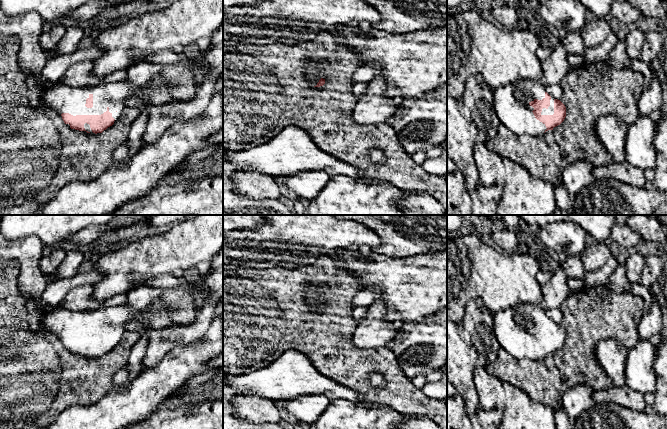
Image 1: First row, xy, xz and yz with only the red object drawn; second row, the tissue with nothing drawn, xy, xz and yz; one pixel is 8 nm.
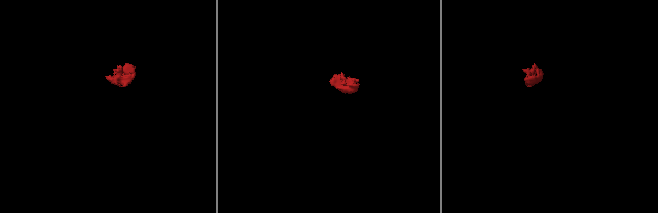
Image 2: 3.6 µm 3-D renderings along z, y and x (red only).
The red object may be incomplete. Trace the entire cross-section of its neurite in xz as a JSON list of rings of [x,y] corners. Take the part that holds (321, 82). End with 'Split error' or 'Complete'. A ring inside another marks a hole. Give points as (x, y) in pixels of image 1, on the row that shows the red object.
[[[305,60],[305,79],[308,81],[309,87],[320,87],[325,84],[323,75],[323,66],[326,63],[316,62],[315,60]]]. Split error

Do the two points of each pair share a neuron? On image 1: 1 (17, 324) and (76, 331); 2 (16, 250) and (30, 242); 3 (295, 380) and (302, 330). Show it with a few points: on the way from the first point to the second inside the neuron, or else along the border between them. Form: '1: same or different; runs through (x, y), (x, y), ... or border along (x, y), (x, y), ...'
1: different; border along (47, 312), (42, 320), (42, 326), (46, 332)
2: same; runs through (19, 250), (22, 250), (27, 245)
3: different; border along (276, 357), (286, 350), (295, 349), (316, 368)

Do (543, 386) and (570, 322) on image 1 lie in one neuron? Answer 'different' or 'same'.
same

